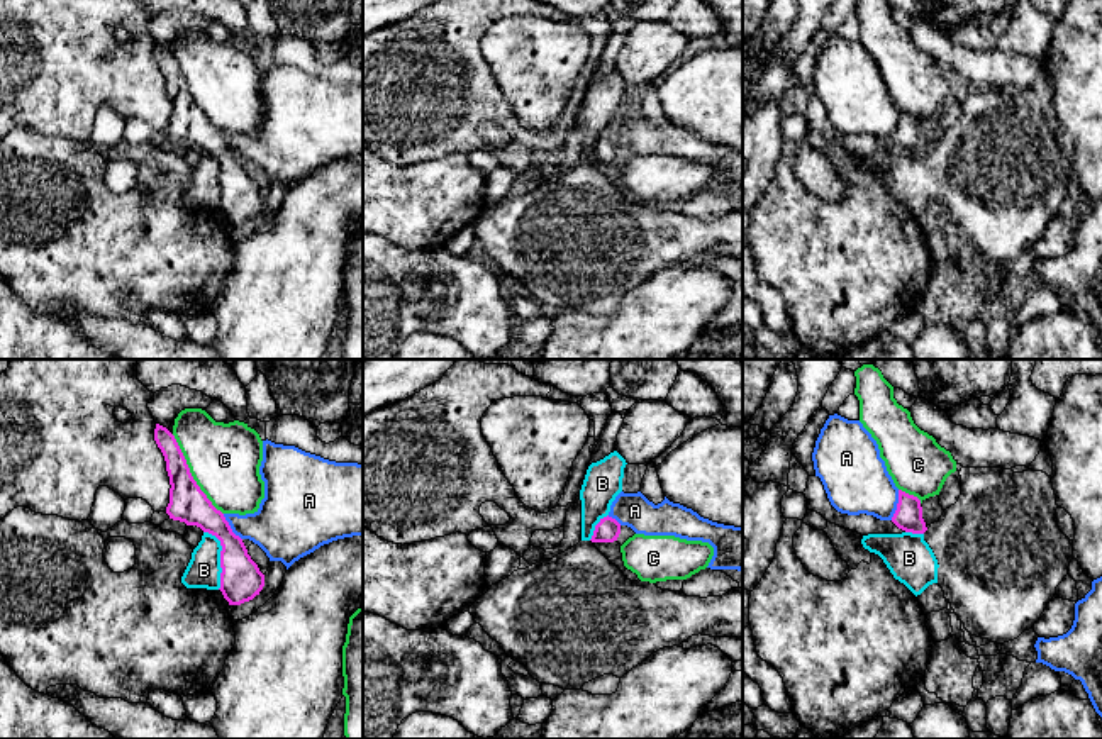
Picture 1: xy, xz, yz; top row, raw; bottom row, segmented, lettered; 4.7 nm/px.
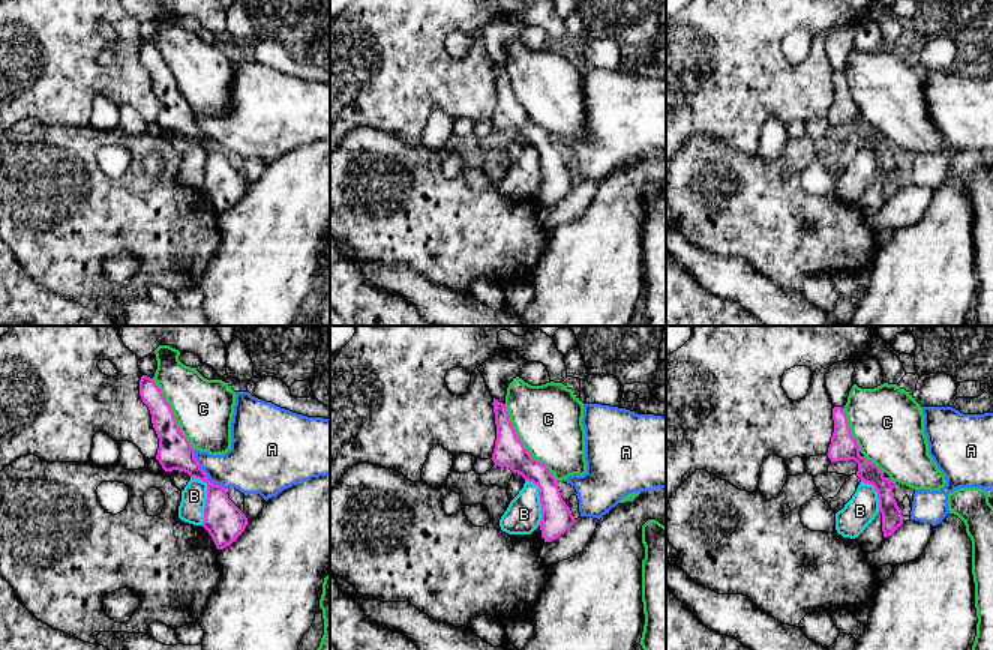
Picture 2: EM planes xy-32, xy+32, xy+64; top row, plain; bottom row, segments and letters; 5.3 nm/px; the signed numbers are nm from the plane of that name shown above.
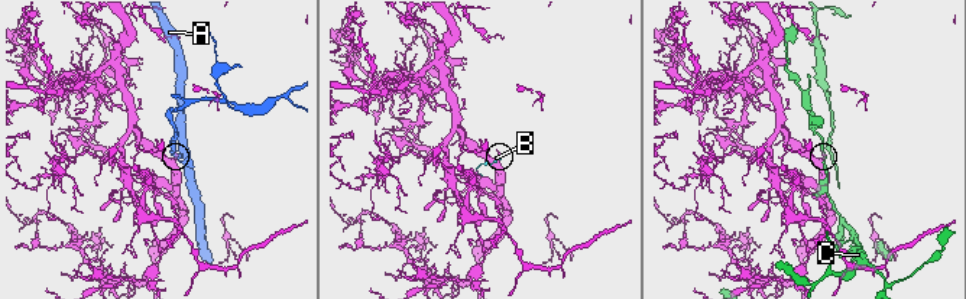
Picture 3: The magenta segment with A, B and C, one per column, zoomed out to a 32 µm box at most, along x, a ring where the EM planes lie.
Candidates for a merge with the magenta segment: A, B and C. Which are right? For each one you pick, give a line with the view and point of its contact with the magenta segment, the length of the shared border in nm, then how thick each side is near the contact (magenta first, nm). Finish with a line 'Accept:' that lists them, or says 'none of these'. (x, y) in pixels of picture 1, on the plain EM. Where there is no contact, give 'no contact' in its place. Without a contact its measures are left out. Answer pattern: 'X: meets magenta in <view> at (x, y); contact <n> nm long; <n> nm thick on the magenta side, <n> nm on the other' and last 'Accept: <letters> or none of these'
Accept: none of these

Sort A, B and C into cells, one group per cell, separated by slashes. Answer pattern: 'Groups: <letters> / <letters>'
Groups: A / B / C

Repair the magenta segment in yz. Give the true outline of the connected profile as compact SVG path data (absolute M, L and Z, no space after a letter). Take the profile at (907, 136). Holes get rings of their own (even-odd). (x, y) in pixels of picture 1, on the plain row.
M899 110L899 124L892 142L899 149L912 154L924 154L927 151L926 142L922 139L921 120L902 110Z

